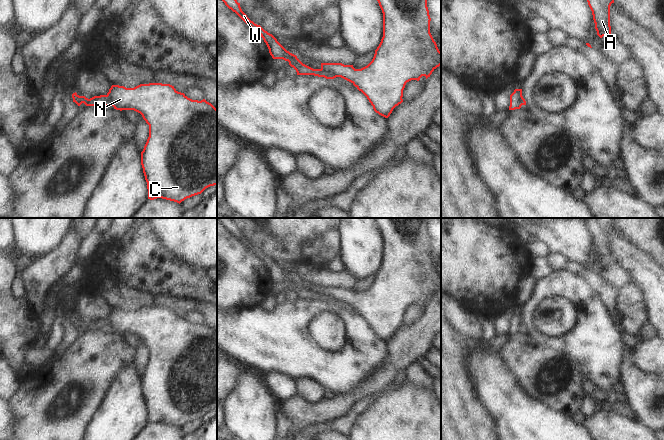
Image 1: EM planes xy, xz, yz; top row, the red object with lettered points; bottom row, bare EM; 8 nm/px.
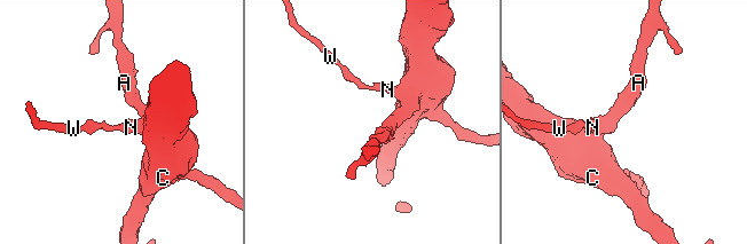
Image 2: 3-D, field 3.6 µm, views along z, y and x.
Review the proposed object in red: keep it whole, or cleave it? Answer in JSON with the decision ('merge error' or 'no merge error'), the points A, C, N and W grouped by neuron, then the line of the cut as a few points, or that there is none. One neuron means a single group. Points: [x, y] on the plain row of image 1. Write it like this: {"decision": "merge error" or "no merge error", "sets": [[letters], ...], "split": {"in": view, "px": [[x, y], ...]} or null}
{"decision": "merge error", "sets": [["A", "C", "N"], ["W"]], "split": {"in": "xz", "px": [[321, 292], [330, 296], [335, 301]]}}

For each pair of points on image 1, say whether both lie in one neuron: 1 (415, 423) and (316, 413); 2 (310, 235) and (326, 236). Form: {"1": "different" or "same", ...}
{"1": "different", "2": "different"}

